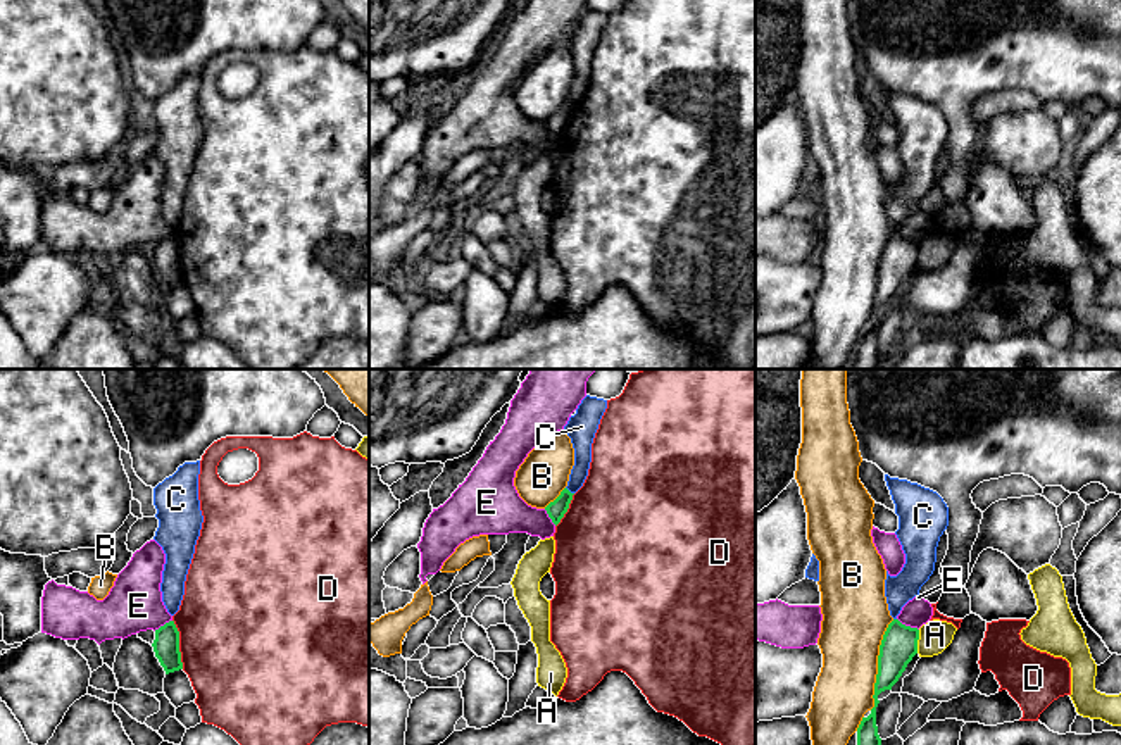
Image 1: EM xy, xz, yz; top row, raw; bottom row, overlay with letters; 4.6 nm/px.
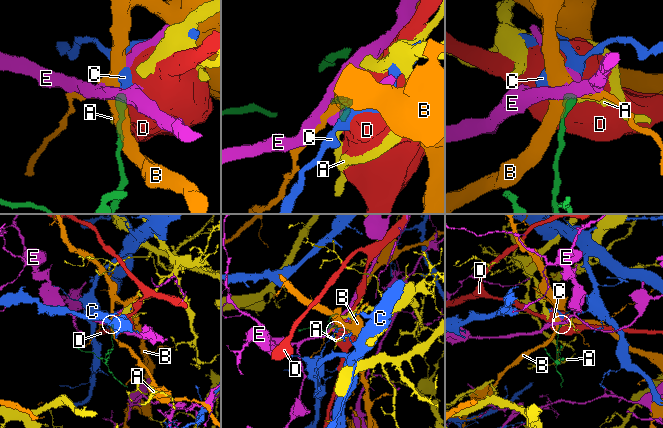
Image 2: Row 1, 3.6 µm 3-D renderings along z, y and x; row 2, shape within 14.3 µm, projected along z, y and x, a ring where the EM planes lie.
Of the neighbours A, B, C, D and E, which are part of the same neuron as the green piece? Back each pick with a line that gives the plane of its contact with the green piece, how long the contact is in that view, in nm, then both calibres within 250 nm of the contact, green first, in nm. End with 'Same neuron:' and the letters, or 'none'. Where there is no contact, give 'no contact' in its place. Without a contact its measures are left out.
Same neuron: none

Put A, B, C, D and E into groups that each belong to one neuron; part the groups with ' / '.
A / B / C / D / E

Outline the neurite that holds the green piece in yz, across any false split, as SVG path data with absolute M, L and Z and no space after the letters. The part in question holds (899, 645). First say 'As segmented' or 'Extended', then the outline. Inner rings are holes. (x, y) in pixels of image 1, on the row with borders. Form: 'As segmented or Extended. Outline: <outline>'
As segmented. Outline: M893 619L881 640L878 655L878 674L874 683L874 707L867 717L862 717L857 728L857 745L881 745L876 726L878 695L899 681L907 664L917 654L919 629Z

